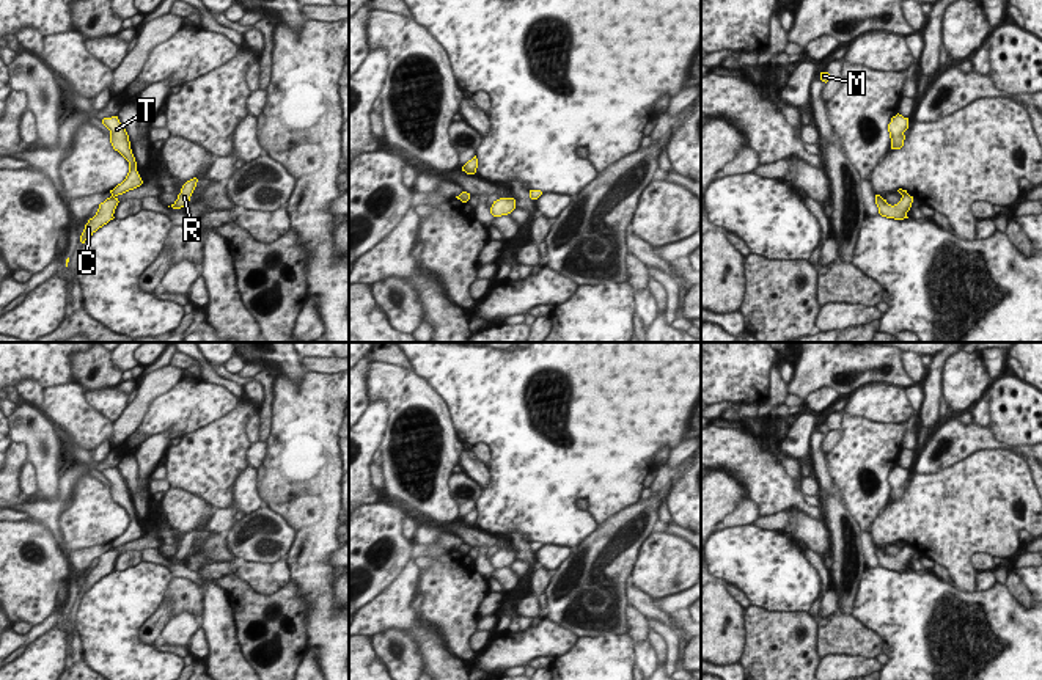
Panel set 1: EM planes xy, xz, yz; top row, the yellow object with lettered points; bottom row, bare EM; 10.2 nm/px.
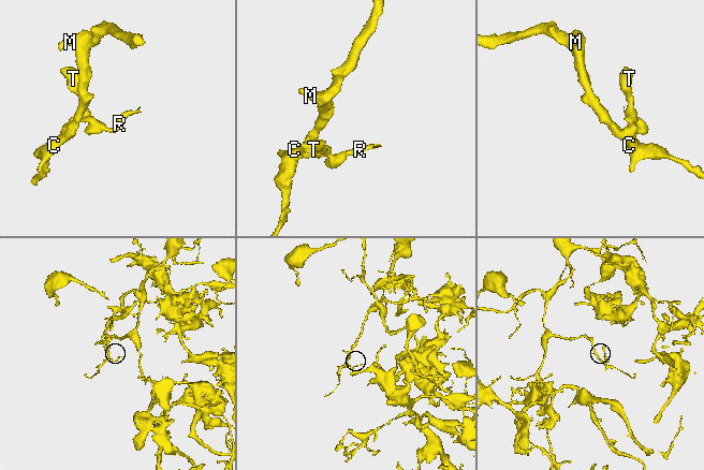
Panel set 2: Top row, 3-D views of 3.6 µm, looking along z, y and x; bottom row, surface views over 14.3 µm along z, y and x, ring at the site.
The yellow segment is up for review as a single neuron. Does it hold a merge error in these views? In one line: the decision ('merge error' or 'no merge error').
merge error

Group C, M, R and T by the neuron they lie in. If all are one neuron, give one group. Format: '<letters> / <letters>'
C M / R T

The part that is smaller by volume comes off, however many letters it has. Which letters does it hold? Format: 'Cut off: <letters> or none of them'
Cut off: R, T

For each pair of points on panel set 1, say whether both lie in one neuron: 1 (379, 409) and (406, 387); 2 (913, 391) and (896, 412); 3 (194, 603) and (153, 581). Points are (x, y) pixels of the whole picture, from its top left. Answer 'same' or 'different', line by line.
1: different
2: different
3: different

